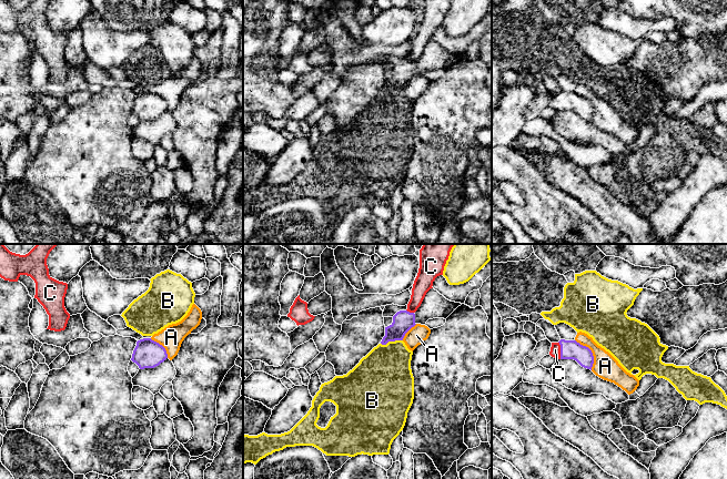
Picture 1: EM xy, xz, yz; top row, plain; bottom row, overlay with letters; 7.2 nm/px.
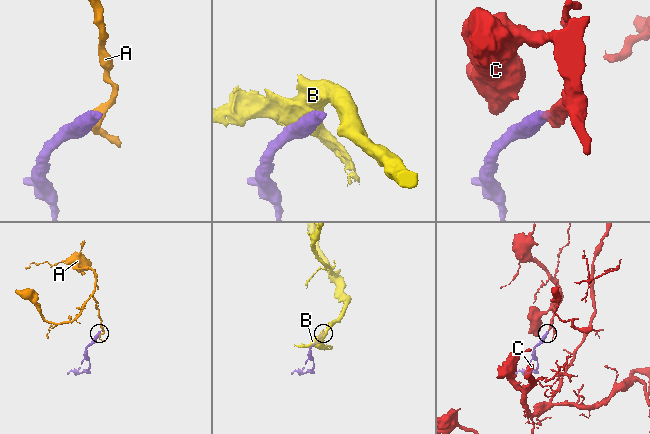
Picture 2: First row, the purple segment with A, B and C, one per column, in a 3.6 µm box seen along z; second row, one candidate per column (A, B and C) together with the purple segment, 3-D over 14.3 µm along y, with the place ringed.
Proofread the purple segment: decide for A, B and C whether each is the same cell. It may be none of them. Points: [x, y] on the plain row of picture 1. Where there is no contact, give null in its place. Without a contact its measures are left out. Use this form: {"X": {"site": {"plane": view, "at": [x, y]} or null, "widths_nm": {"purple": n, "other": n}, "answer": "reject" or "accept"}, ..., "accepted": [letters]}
{"A": {"site": {"plane": "yz", "at": [592, 104]}, "widths_nm": {"purple": 140, "other": 180}, "answer": "reject"}, "B": {"site": {"plane": "xz", "at": [391, 92]}, "widths_nm": {"purple": 160, "other": 380}, "answer": "reject"}, "C": {"site": {"plane": "yz", "at": [561, 102]}, "widths_nm": {"purple": 140, "other": 80}, "answer": "accept"}, "accepted": ["C"]}

